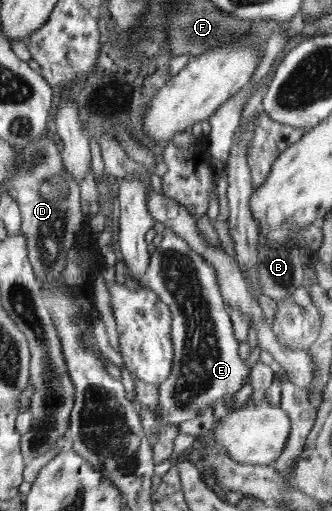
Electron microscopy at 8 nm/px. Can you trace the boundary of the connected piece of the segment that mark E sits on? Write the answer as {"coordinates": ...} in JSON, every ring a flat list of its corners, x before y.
{"coordinates":[[169,228,164,230,150,261,142,284,160,296,171,310,175,346,172,374,159,384,159,408,165,422,177,425,199,416,217,400,223,403,228,394,239,392,250,370,239,356,232,317,225,310,223,294,219,294,219,274,213,266]]}

